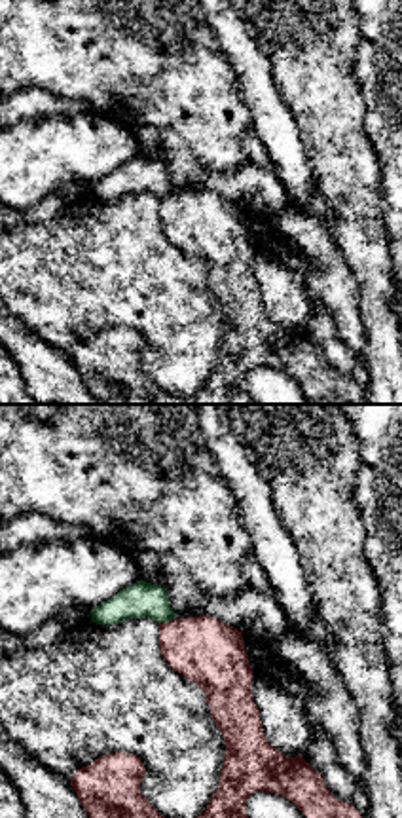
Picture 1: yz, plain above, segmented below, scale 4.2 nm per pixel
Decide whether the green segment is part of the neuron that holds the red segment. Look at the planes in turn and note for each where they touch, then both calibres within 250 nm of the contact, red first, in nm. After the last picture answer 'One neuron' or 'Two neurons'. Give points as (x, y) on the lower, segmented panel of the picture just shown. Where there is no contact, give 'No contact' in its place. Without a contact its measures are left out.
Touches red at (169, 621). Thickness 280 nm (red) against 150 nm

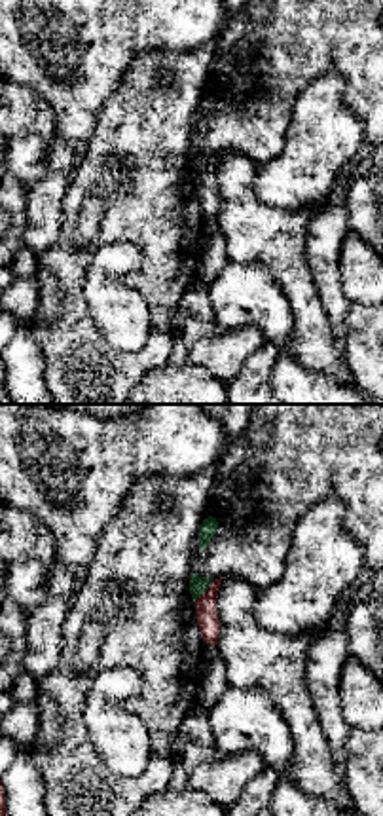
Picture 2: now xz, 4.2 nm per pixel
Touches red at (205, 591). Thickness 100 nm (red) against 80 nm

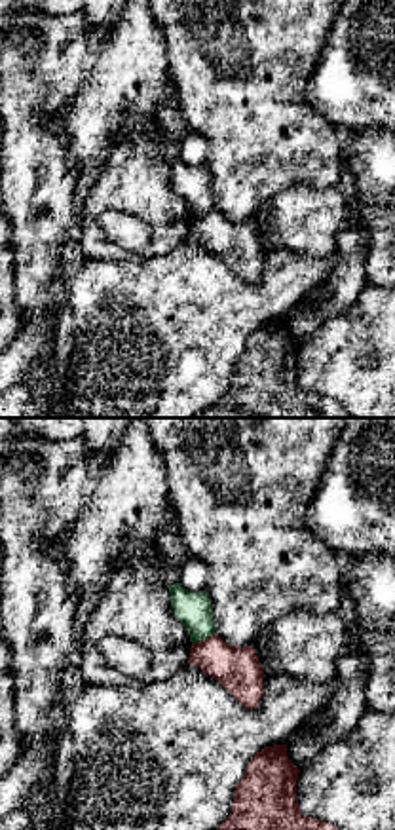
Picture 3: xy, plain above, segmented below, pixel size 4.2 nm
Touches red at (206, 639). Thickness 190 nm (red) against 140 nm

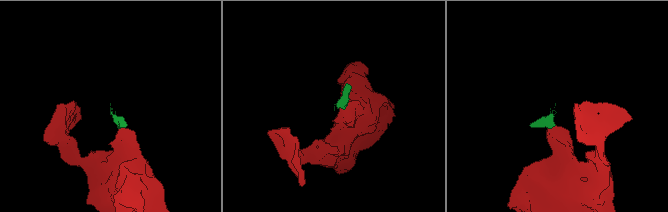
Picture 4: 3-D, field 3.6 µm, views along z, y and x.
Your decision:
Two neurons

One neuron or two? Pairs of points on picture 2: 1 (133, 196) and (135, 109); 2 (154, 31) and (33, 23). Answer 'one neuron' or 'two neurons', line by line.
1: one neuron
2: one neuron

